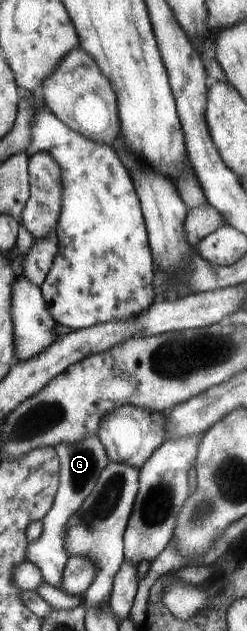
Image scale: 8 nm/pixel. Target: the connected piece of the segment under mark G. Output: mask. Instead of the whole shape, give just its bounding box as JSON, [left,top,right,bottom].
[26,434,111,588]

